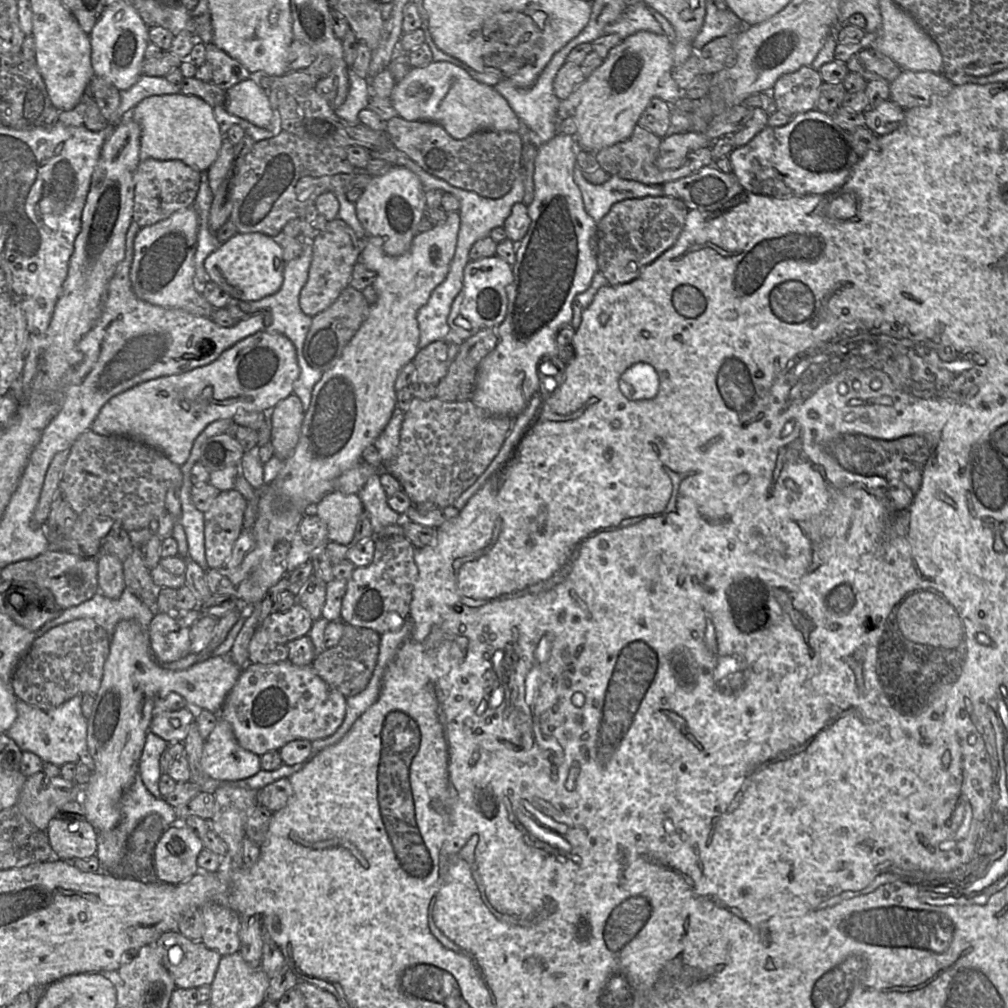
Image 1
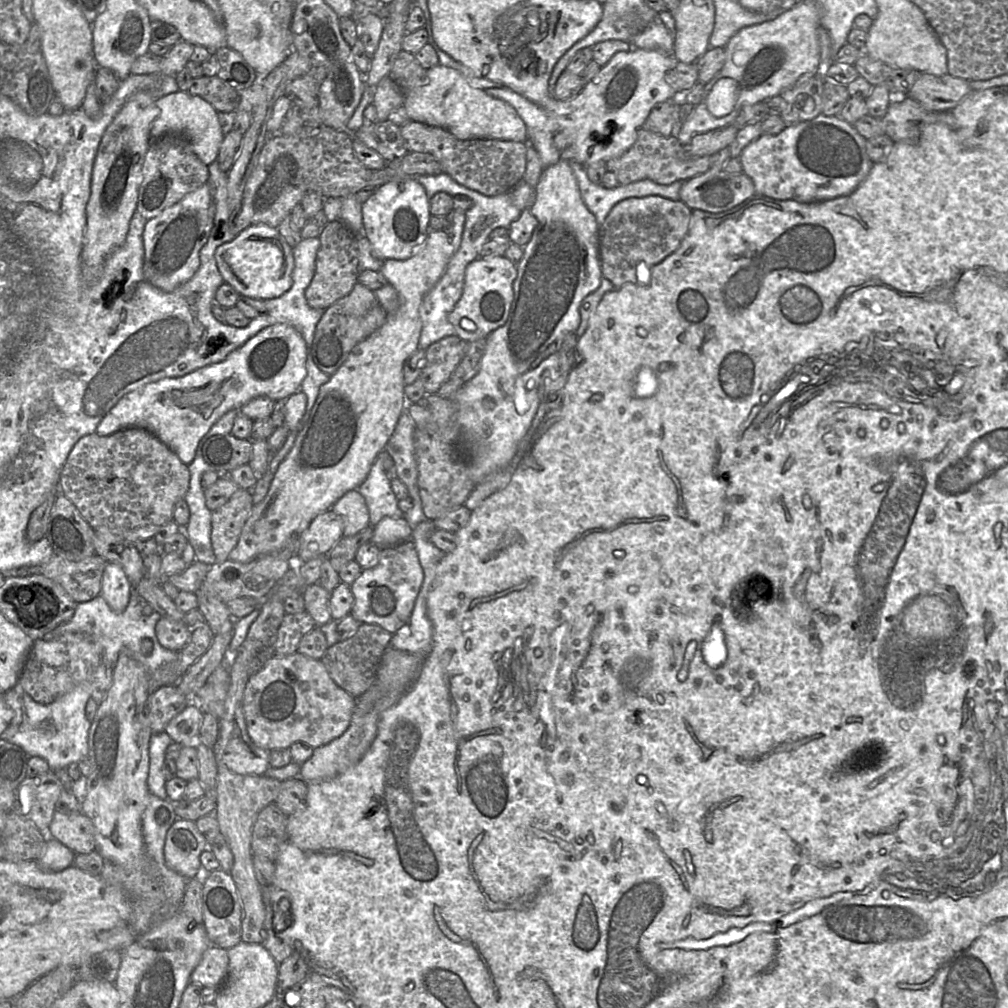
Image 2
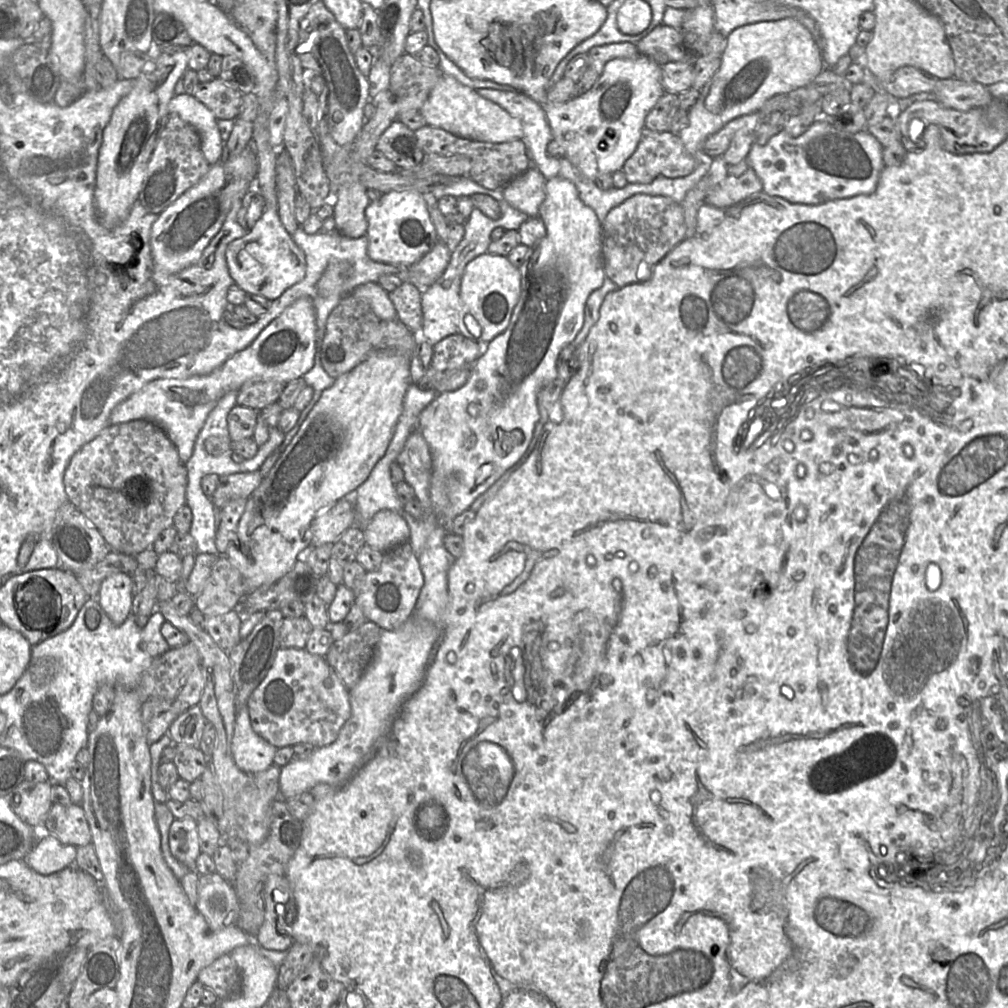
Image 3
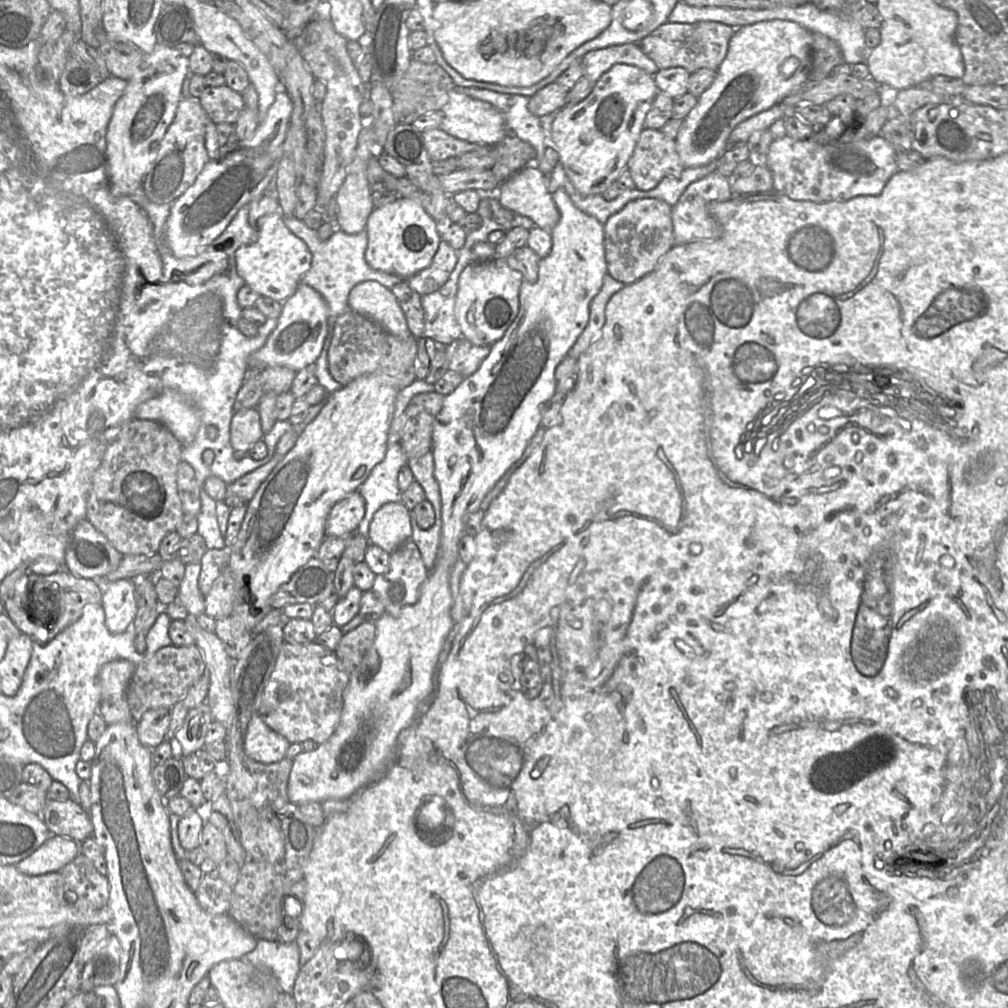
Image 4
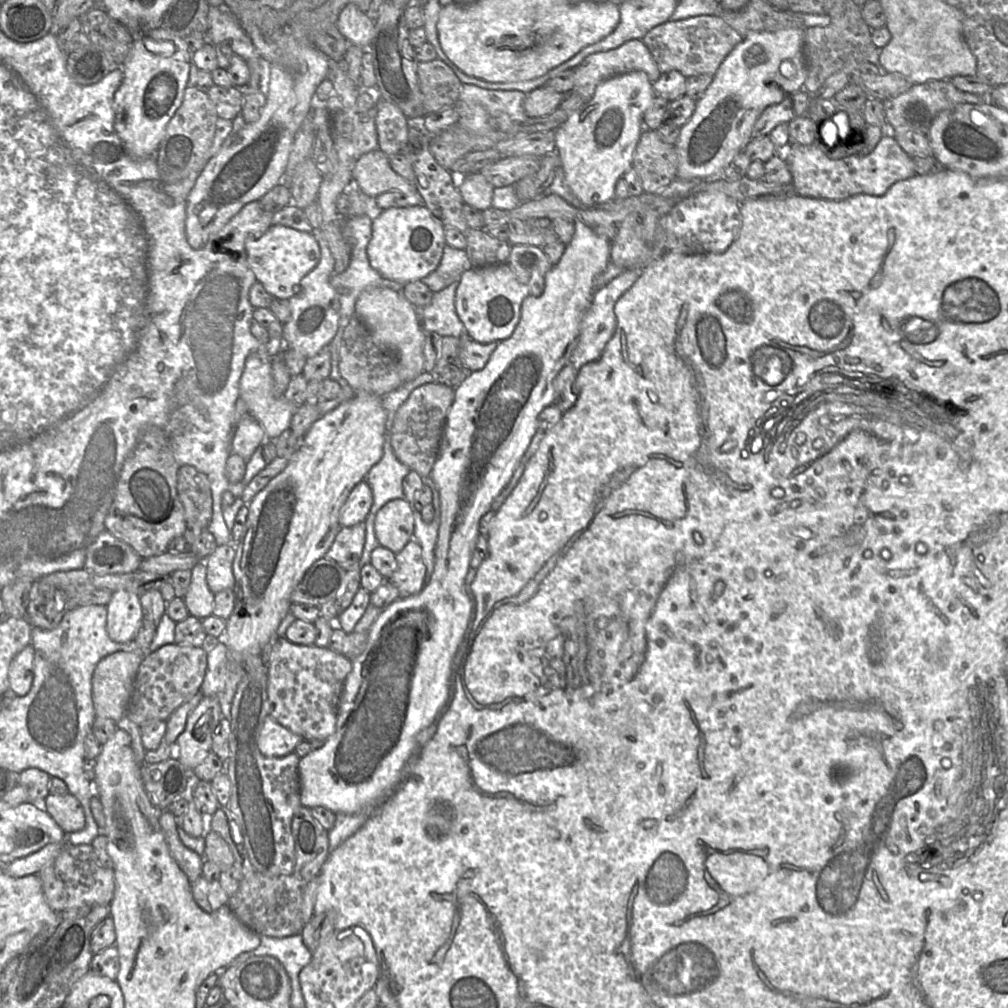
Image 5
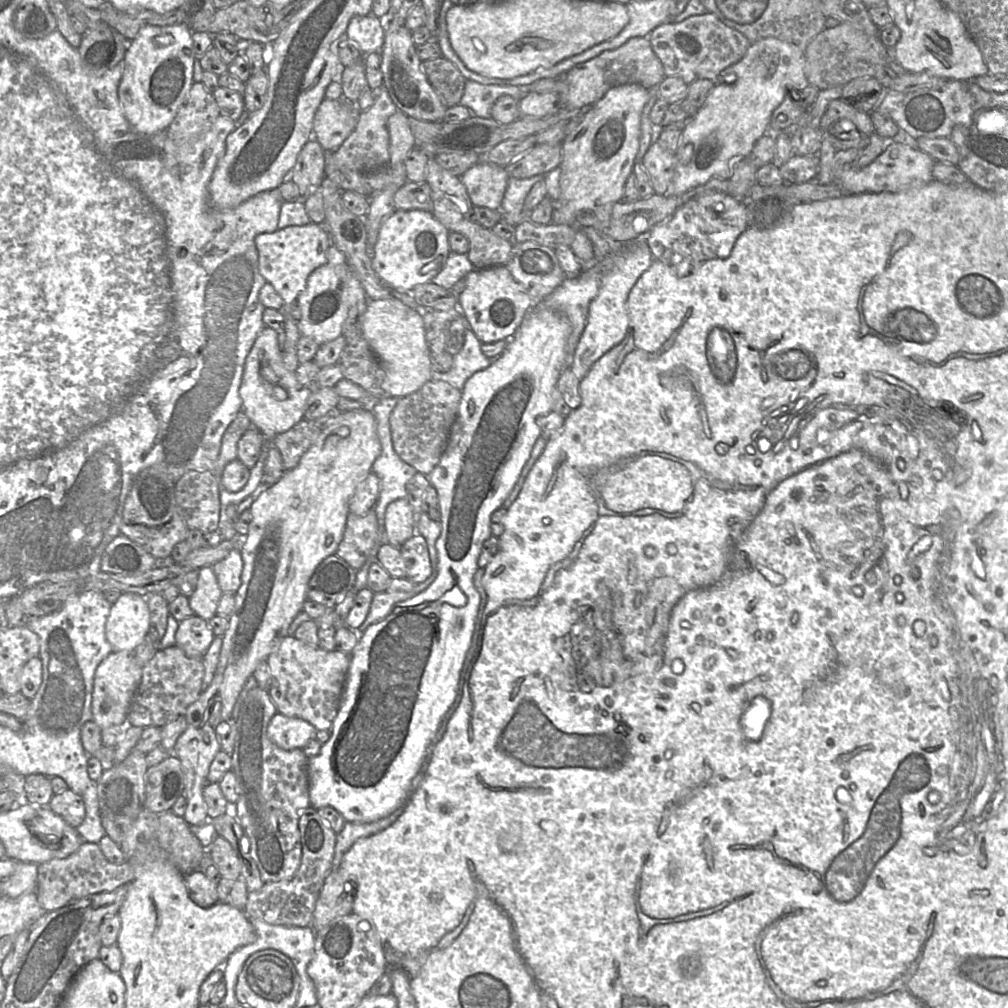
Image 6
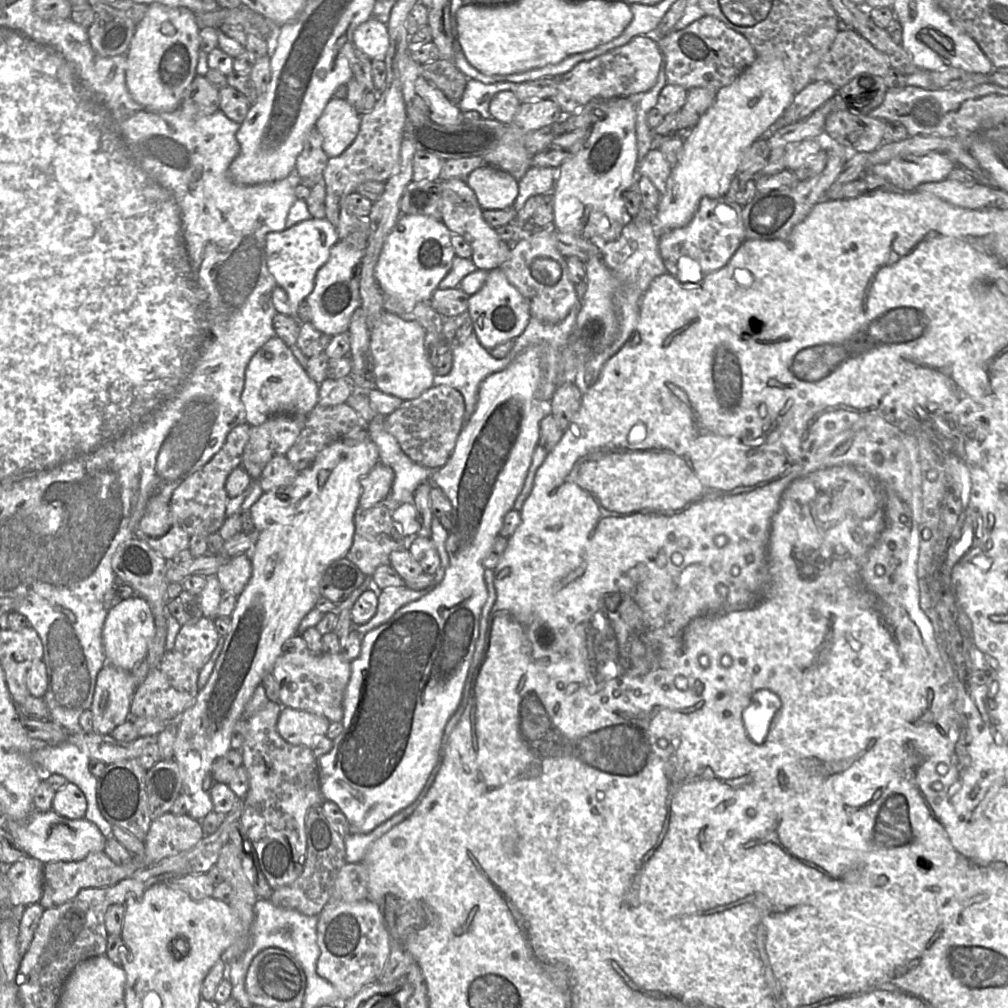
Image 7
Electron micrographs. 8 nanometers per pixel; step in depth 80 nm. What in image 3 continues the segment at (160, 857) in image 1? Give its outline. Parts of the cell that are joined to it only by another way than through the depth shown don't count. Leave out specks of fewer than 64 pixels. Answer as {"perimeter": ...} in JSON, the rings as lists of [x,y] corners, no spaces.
{"perimeter":[[[191,817],[175,819],[169,830],[169,847],[179,862],[196,870],[196,860],[201,854],[197,821]]]}

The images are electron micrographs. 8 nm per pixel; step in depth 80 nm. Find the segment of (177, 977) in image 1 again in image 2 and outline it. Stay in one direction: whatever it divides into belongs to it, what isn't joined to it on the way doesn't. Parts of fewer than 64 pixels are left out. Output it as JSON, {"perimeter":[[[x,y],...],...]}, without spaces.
{"perimeter":[[[212,945],[203,953],[191,974],[190,982],[218,989],[227,976],[228,965],[228,950]]]}

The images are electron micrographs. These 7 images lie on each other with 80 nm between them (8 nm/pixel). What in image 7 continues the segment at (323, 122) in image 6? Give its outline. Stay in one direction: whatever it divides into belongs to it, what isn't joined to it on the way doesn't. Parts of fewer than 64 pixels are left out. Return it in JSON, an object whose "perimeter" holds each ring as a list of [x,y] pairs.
{"perimeter":[[[333,97],[329,100],[321,116],[315,123],[323,137],[323,149],[327,156],[339,156],[356,138],[361,121],[361,114],[346,99]]]}

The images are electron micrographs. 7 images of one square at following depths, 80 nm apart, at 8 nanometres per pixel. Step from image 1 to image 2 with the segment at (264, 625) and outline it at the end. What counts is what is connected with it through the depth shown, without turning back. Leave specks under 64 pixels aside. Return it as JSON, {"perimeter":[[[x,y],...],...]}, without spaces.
{"perimeter":[[[307,611],[297,614],[286,613],[278,629],[275,656],[296,652],[303,636],[310,633],[315,627],[316,623]]]}

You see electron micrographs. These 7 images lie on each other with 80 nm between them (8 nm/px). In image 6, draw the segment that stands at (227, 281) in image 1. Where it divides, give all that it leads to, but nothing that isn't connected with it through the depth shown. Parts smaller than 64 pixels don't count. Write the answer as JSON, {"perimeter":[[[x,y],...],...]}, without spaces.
{"perimeter":[[[313,222],[278,228],[270,233],[261,233],[255,238],[259,271],[286,305],[293,303],[305,290],[309,275],[327,262],[327,250],[332,243],[332,237],[327,228],[323,224]]]}

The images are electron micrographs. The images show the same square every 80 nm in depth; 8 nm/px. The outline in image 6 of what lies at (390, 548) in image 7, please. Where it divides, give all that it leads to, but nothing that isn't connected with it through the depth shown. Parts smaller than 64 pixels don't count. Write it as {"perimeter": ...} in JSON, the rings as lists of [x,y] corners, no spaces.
{"perimeter":[[[373,510],[361,516],[349,513],[336,555],[359,570],[369,557],[376,557],[379,547],[384,543],[383,529]]]}

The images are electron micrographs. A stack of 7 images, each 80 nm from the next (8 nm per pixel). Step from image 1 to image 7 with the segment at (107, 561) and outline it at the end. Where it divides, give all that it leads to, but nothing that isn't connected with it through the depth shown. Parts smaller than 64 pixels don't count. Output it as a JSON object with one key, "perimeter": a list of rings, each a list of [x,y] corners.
{"perimeter":[[[139,595],[121,600],[108,611],[103,626],[102,641],[107,663],[131,671],[147,656],[154,635],[155,617],[148,602]]]}

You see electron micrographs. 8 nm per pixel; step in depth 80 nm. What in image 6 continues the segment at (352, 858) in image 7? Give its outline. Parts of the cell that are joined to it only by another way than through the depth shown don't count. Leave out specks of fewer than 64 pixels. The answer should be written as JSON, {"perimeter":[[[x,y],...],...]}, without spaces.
{"perimeter":[[[408,802],[397,808],[390,815],[374,822],[347,822],[343,830],[337,834],[336,846],[333,859],[333,870],[339,868],[344,854],[351,848],[351,846],[362,838],[369,837],[379,833],[393,824],[398,817],[403,813]]]}

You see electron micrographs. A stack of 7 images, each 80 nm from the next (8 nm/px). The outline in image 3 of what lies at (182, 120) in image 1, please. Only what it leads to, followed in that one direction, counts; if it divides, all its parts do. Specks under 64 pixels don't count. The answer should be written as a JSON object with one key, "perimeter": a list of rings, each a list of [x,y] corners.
{"perimeter":[[[183,93],[173,96],[168,109],[170,114],[177,114],[196,128],[201,139],[201,151],[210,166],[224,159],[225,146],[218,128],[218,119],[207,106],[195,96]]]}

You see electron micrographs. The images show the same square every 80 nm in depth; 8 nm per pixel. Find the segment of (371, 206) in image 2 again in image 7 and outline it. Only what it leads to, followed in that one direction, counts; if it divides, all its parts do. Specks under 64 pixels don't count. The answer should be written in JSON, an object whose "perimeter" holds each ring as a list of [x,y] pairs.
{"perimeter":[[[402,214],[387,236],[375,266],[375,277],[385,295],[385,310],[402,315],[410,312],[419,302],[428,302],[439,283],[450,271],[456,256],[451,243],[452,233],[441,221],[420,214]]]}

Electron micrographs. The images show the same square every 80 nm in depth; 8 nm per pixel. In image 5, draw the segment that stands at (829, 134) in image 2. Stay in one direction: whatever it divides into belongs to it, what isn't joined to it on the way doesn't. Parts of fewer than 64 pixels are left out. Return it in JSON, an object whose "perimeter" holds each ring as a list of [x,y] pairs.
{"perimeter":[[[890,132],[867,155],[856,154],[835,160],[828,157],[818,143],[808,146],[788,143],[776,154],[786,162],[791,172],[794,194],[808,198],[844,200],[856,194],[881,196],[894,183],[916,175],[913,158],[899,146]]]}

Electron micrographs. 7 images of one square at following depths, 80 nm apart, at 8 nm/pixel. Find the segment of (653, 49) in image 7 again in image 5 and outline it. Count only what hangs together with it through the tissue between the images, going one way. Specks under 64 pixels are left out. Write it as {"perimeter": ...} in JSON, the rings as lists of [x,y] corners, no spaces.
{"perimeter":[[[632,39],[618,48],[593,53],[587,56],[583,62],[575,68],[574,88],[572,92],[576,92],[587,102],[592,98],[596,87],[602,81],[631,71],[645,72],[652,83],[658,80],[661,75],[656,61],[642,39]]]}

